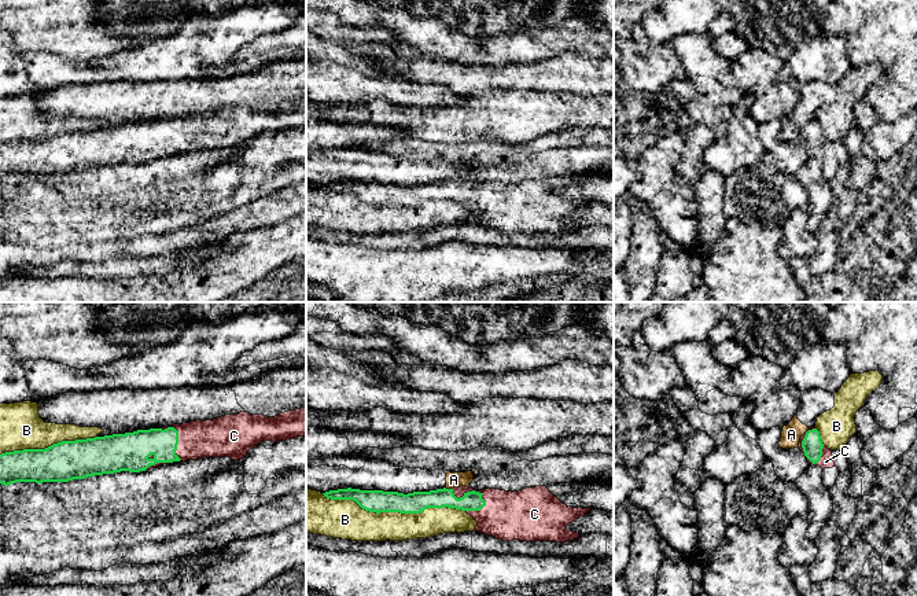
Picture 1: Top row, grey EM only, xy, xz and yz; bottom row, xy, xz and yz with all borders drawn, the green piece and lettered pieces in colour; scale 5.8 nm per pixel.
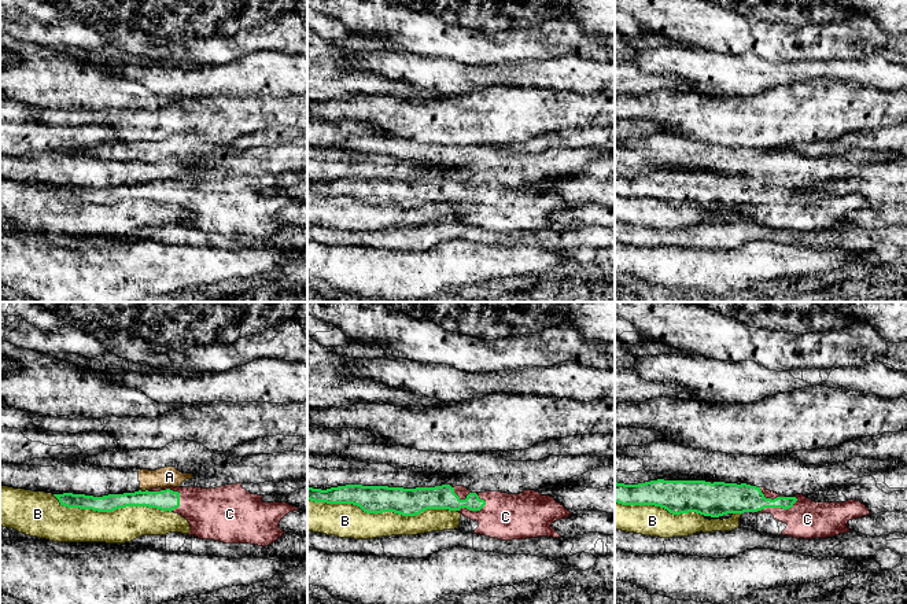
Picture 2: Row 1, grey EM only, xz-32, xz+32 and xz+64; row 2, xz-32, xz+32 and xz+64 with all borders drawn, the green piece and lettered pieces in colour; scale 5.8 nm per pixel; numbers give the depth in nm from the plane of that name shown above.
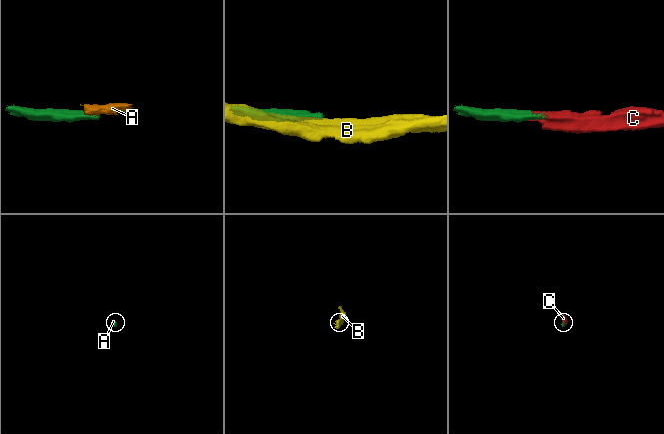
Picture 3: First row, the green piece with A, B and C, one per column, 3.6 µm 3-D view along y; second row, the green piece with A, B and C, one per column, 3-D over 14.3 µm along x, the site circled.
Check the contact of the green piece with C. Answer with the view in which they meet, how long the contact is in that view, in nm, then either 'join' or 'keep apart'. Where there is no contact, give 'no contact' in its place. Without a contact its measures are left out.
meets green in xz; contact 220 nm long; join

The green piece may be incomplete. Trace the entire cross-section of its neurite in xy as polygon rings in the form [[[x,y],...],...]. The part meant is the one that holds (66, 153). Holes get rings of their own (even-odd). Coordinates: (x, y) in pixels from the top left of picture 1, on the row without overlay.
[[[306,99],[275,110],[240,104],[206,114],[62,133],[45,141],[5,144],[0,147],[0,176],[69,174],[202,150],[240,152],[264,133],[297,129],[306,129]]]

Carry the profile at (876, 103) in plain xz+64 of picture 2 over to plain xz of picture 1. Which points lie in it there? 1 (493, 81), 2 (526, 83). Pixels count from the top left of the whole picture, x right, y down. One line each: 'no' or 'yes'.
1: no
2: no

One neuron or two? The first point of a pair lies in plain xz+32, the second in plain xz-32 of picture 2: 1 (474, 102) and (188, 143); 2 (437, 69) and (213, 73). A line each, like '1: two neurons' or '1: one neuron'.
1: two neurons
2: one neuron

